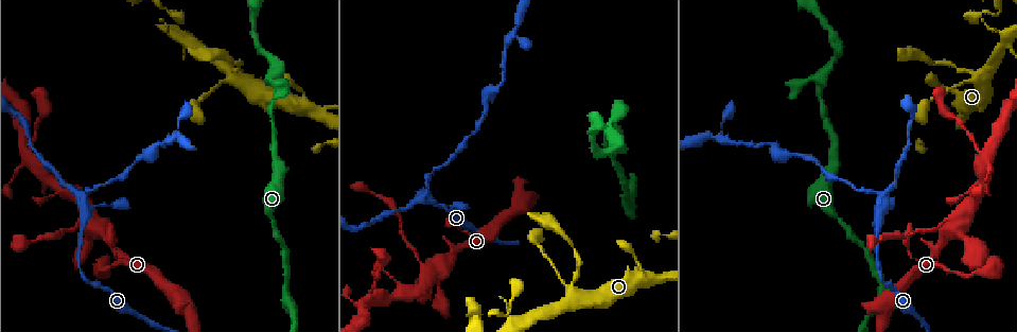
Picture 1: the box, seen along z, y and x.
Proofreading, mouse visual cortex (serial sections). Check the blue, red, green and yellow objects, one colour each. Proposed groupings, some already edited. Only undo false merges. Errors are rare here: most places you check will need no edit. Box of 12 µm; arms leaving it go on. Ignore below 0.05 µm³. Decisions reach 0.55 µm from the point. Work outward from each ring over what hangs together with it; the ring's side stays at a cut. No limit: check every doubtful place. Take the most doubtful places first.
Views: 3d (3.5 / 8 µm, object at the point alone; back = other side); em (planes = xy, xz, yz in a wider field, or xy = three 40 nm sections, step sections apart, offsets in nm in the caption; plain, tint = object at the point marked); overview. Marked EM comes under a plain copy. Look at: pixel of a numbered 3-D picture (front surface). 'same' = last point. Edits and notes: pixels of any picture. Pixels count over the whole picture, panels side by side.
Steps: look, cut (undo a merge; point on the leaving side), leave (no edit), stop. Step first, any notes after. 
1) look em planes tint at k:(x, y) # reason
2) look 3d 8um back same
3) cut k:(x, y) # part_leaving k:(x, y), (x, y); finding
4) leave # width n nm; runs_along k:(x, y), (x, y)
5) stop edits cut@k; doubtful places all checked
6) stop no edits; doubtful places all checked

look em xy step 3 tint at 1:(881, 197) # abrupt turn

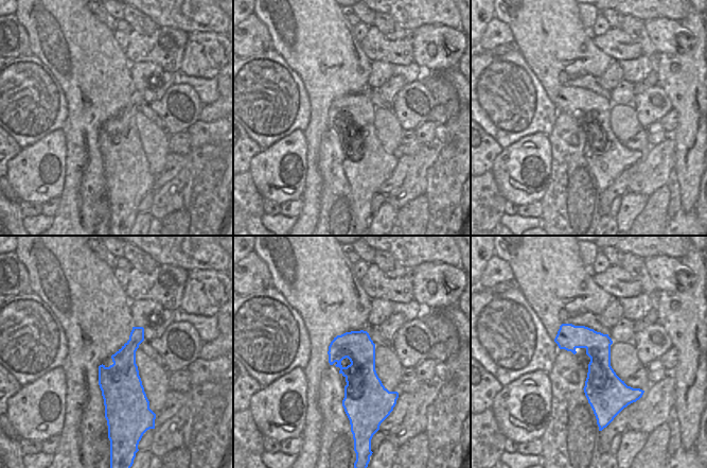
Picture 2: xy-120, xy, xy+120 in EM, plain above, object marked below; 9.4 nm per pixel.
look 3d 3.5um back same # wider look

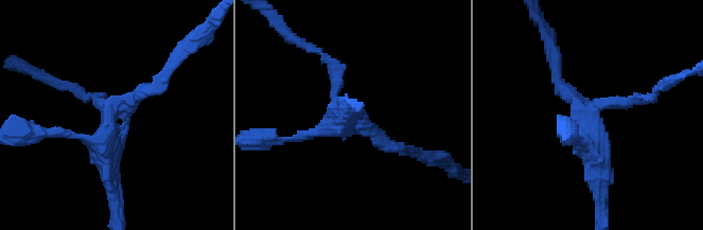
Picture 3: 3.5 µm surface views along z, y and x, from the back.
leave # arms 4; arm_widths 150, 200, 200, 300 nm; runs_along 3:(598, 181), (591, 113), (650, 96); one cell here

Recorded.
look 3d 8um at 1:(173, 138)

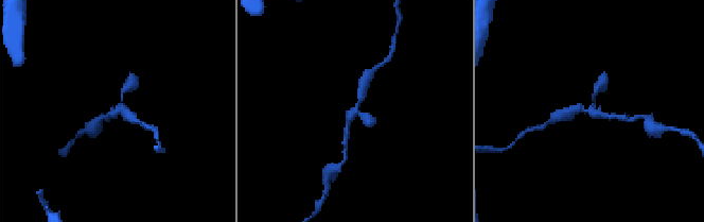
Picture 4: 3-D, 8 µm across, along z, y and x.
look em xy step 1 tint at 4:(353, 111) # need the tissue

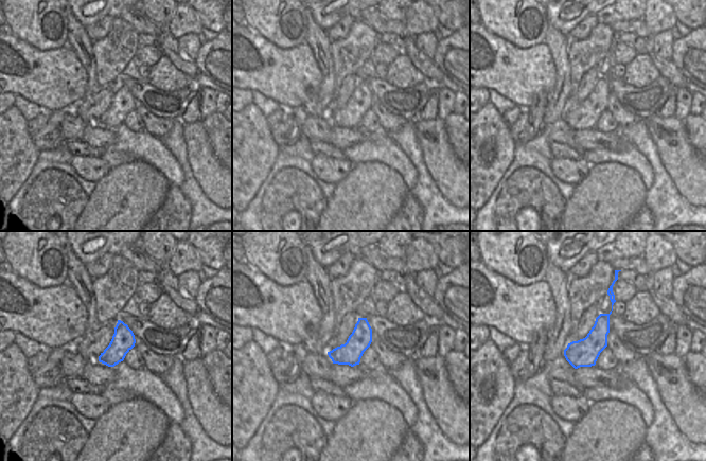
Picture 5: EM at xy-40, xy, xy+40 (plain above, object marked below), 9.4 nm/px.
leave # arms 3; arm_widths 150, 200, 300 nm; runs_along 4:(346, 138), (365, 84); all the same cell

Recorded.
look 3d 8um at 1:(982, 80) # calibre changes

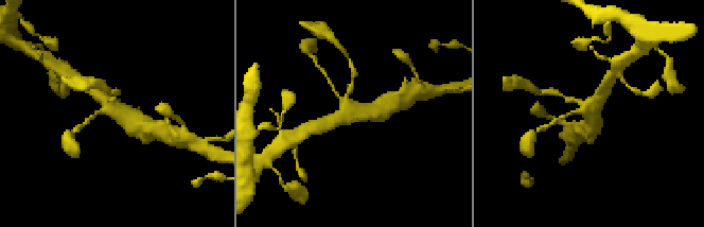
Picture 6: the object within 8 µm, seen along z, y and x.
look 3d 3.5um back at 6:(114, 113) # zoom in

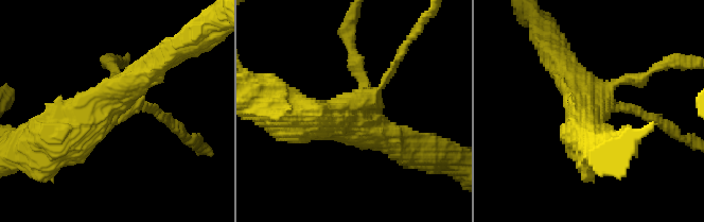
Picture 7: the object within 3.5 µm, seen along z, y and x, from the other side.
look em xy step 2 tint at 7:(114, 106) # arms 4; arm_widths 100, 200, 400, 600 nm; need the tissue

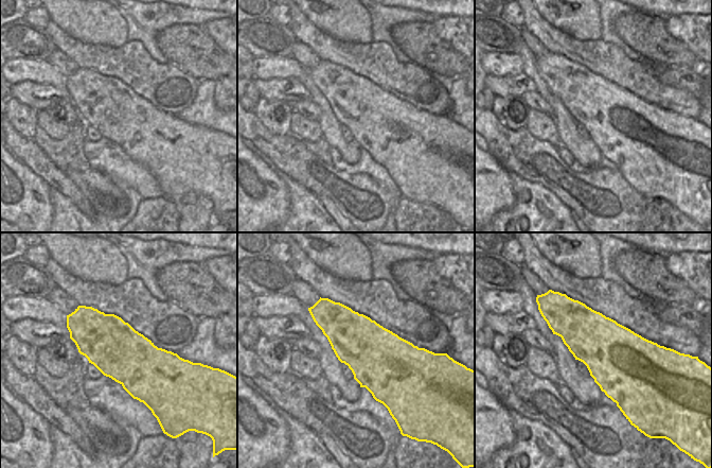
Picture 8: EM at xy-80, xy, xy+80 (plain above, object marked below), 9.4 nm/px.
leave # runs_along 7:(52, 138), (113, 105), (159, 60); one cell here

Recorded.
stop no edits; doubtful places all checked

